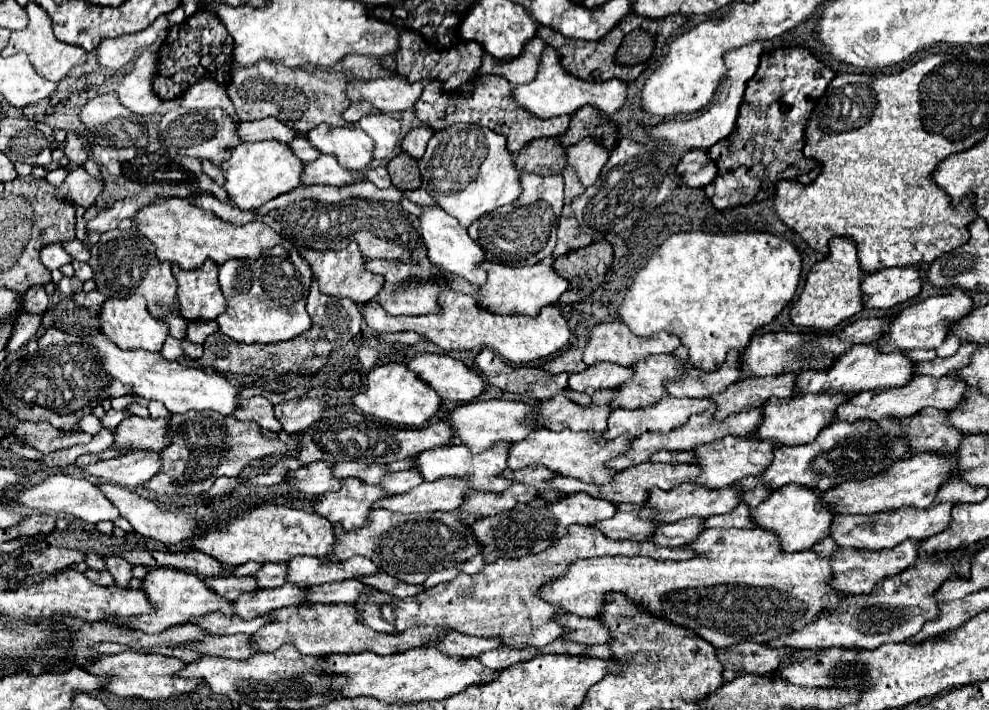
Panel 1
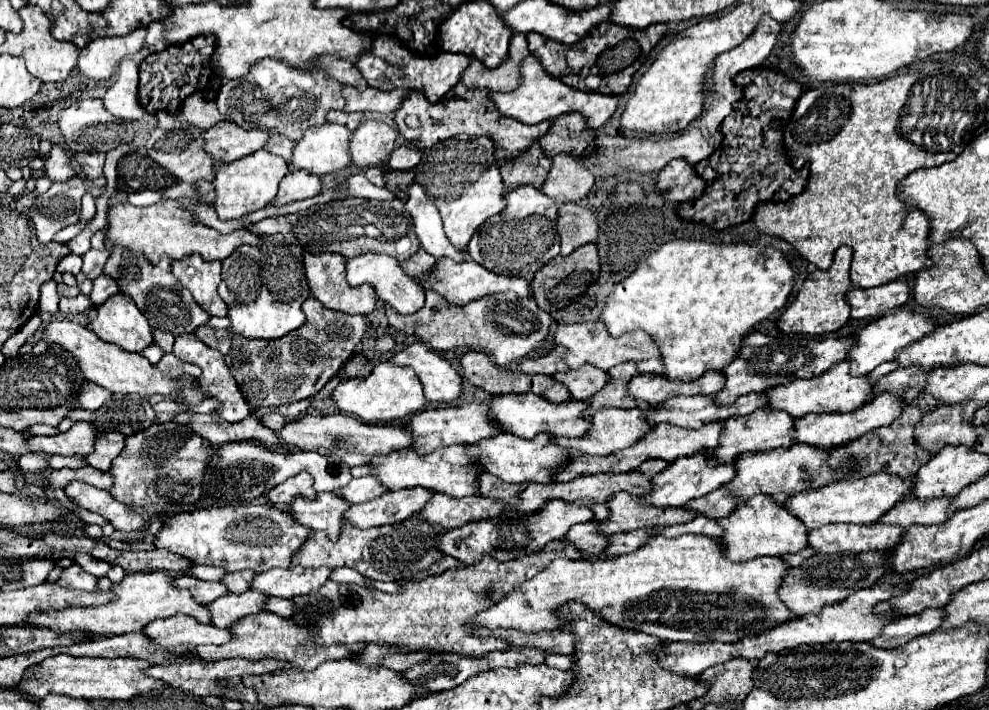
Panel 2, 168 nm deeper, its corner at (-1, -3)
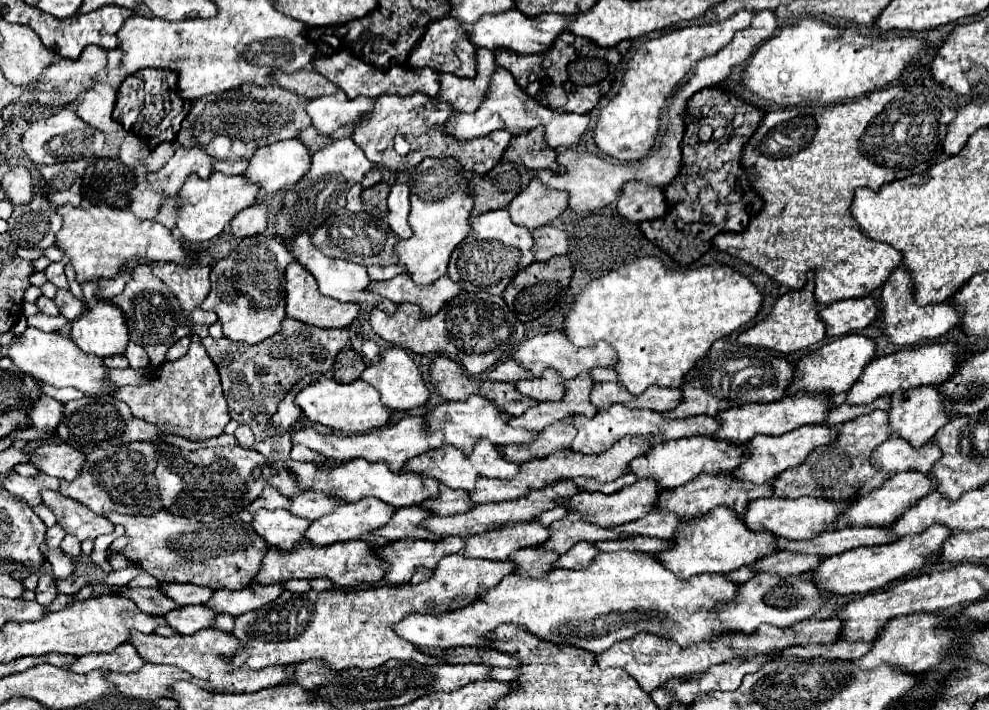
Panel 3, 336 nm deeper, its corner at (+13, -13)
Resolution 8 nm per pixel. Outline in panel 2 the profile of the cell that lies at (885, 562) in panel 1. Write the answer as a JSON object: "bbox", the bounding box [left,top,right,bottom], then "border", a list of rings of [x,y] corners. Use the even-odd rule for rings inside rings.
{"bbox":[778,551,884,615],"border":[[[868,551],[868,553],[838,553],[838,555],[822,555],[816,553],[810,559],[806,559],[800,567],[792,567],[788,575],[782,579],[778,587],[778,597],[782,603],[796,615],[808,615],[818,613],[824,605],[846,599],[852,591],[868,589],[872,587],[884,573],[884,551]]]}

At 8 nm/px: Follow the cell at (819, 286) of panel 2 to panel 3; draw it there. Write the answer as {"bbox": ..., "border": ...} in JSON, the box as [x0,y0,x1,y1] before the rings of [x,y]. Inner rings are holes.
{"bbox":[738,271,826,353],"border":[[[810,271],[808,281],[800,291],[784,293],[776,301],[772,313],[766,319],[758,321],[748,331],[744,331],[738,337],[738,341],[744,343],[744,345],[758,345],[758,347],[774,349],[774,351],[780,351],[780,353],[794,353],[794,351],[800,351],[800,349],[810,347],[814,343],[820,343],[826,337],[826,325],[820,319],[816,305],[818,305],[818,301],[814,297],[814,273]]]}

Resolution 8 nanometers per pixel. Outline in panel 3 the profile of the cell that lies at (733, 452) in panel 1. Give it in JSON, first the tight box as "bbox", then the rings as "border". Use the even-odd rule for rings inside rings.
{"bbox":[566,477,658,527],"border":[[[650,477],[648,479],[640,479],[638,483],[630,485],[630,487],[624,487],[612,495],[602,495],[602,493],[578,493],[572,497],[572,501],[568,501],[568,507],[566,509],[576,509],[576,511],[582,511],[584,513],[584,521],[596,521],[596,525],[600,527],[618,527],[622,523],[630,523],[630,521],[636,521],[636,519],[642,519],[644,515],[652,513],[652,501],[656,501],[658,497],[658,485],[656,481],[652,481]]]}

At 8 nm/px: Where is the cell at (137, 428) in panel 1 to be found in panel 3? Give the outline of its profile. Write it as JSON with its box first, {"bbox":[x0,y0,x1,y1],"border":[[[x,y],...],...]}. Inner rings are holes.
{"bbox":[30,443,84,481],"border":[[[50,443],[36,447],[32,451],[30,463],[34,463],[40,471],[52,477],[72,481],[76,479],[76,473],[80,473],[80,465],[84,465],[84,453],[68,443]]]}

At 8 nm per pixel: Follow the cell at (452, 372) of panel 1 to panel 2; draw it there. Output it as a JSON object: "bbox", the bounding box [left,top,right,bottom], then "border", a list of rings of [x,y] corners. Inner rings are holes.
{"bbox":[390,343,462,403],"border":[[[412,343],[410,347],[394,353],[390,361],[416,371],[424,385],[424,397],[430,403],[450,403],[462,393],[462,379],[456,369],[424,343]]]}

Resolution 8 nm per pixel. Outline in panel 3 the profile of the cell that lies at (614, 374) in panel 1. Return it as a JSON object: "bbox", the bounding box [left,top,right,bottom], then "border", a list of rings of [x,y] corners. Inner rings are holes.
{"bbox":[516,369,566,401],"border":[[[546,369],[542,377],[518,381],[516,389],[536,401],[560,401],[566,393],[566,379],[560,377],[556,369]]]}

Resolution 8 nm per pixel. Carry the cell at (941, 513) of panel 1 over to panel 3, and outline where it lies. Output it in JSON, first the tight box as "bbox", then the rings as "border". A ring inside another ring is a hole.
{"bbox":[754,553,826,575],"border":[[[772,553],[754,563],[758,571],[776,575],[800,575],[804,571],[814,571],[826,557],[808,557],[808,553]]]}

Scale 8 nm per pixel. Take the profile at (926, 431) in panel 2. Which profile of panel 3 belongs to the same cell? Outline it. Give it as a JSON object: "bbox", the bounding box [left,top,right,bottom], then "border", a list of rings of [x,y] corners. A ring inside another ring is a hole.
{"bbox":[872,437,942,473],"border":[[[890,437],[872,453],[872,465],[886,473],[900,471],[928,473],[940,457],[942,451],[934,443],[922,445],[920,449],[912,449],[912,445],[908,445],[908,441],[904,441],[902,437]]]}

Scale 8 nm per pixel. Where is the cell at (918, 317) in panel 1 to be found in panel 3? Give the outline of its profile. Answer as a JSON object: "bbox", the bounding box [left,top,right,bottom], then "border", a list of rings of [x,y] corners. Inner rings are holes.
{"bbox":[788,333,876,395],"border":[[[860,333],[844,335],[844,337],[840,337],[832,343],[826,343],[824,347],[812,351],[810,355],[800,359],[800,363],[796,365],[796,377],[794,377],[792,385],[788,387],[788,393],[792,395],[792,393],[798,393],[800,389],[810,391],[810,393],[848,391],[860,379],[862,369],[874,359],[874,355],[876,355],[876,343],[872,337],[866,337]]]}

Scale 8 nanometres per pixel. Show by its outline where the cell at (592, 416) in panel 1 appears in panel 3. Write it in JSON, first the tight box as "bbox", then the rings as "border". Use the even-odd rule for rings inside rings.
{"bbox":[424,395,536,449],"border":[[[472,395],[466,401],[448,401],[448,403],[436,407],[434,411],[426,413],[424,419],[428,421],[428,425],[432,429],[444,431],[446,445],[454,445],[458,449],[468,449],[468,445],[474,445],[474,441],[478,441],[478,437],[488,439],[494,445],[526,443],[526,441],[532,441],[532,437],[536,437],[536,431],[508,425],[510,417],[504,411],[496,409],[496,405],[492,405],[492,401],[488,401],[488,399],[480,397],[480,395]]]}

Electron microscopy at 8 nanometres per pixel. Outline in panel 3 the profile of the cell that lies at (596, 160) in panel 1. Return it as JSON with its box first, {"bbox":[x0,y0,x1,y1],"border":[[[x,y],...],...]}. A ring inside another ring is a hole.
{"bbox":[508,177,568,229],"border":[[[534,177],[530,185],[512,199],[508,211],[514,223],[524,225],[528,229],[536,229],[556,219],[566,207],[568,193],[548,189],[538,177]]]}

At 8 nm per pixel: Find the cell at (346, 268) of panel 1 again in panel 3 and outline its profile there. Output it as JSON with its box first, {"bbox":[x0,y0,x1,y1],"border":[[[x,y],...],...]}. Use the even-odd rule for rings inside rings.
{"bbox":[286,261,358,329],"border":[[[292,261],[286,269],[286,315],[298,321],[304,321],[314,327],[332,329],[332,327],[348,327],[358,317],[356,303],[340,303],[336,299],[328,299],[318,291],[316,279],[308,269],[304,269],[298,261]]]}

